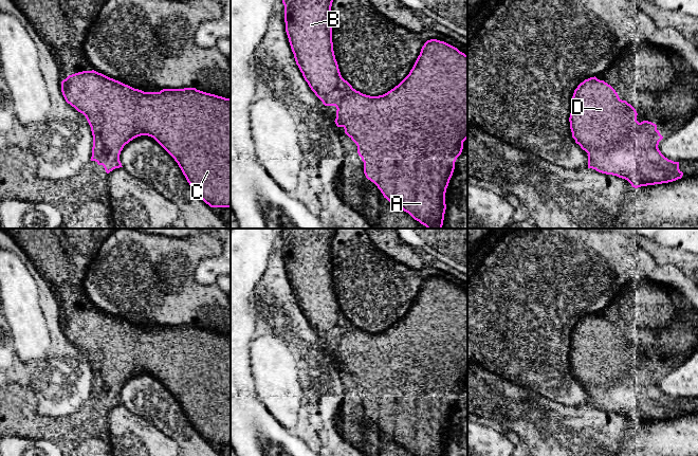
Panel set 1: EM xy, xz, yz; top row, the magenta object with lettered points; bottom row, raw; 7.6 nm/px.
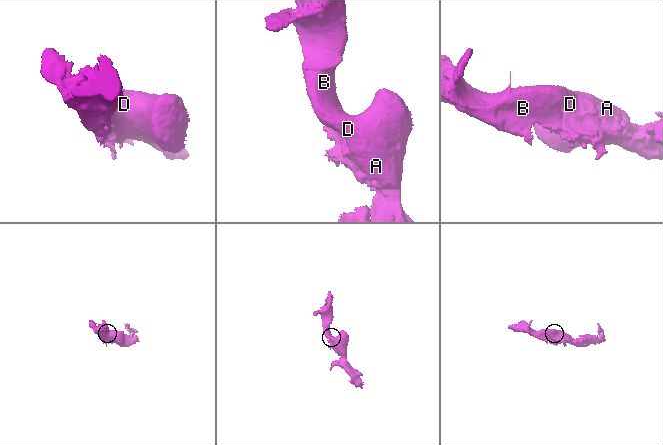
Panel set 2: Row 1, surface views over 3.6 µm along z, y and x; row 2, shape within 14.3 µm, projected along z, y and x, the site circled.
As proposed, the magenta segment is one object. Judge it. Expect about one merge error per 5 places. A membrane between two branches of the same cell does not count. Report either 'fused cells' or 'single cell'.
single cell

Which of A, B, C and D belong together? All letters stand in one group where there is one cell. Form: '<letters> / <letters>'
A B C D

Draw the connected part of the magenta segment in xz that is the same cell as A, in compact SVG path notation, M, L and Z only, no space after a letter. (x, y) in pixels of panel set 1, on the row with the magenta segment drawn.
M282 0L284 5L286 32L296 65L311 90L323 102L323 104L325 106L336 107L336 118L334 122L337 127L343 127L345 129L345 133L356 144L357 153L364 162L364 174L366 178L378 186L384 198L408 213L415 220L419 221L427 229L442 229L446 209L446 188L455 169L455 162L462 152L463 142L467 139L467 55L444 41L437 39L427 40L422 47L420 55L418 56L409 74L398 86L387 93L379 96L363 94L353 89L352 86L341 75L332 42L332 2L333 0Z

